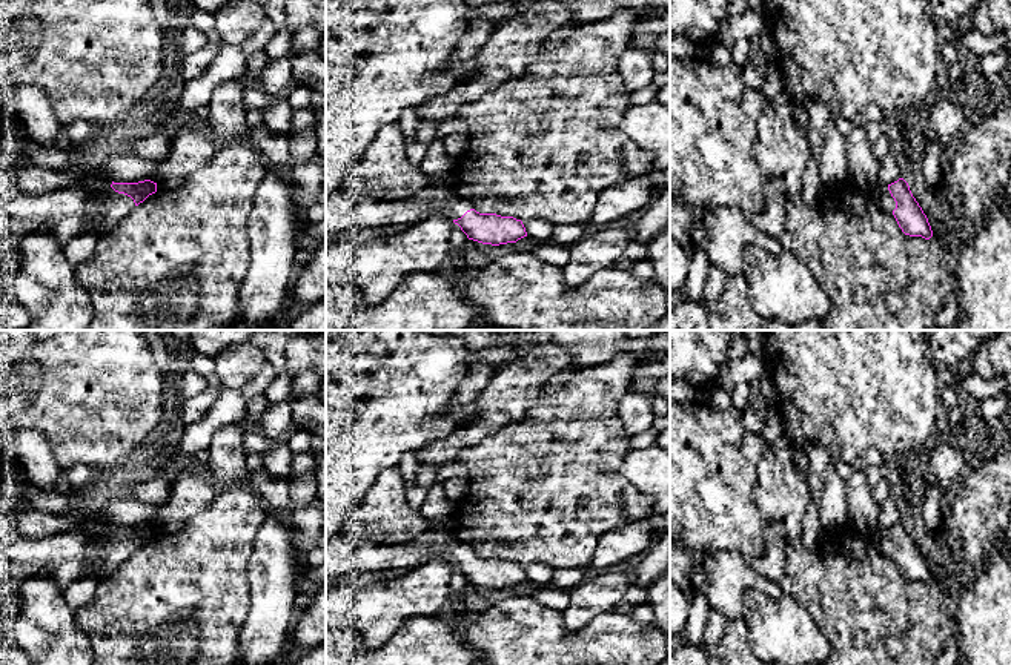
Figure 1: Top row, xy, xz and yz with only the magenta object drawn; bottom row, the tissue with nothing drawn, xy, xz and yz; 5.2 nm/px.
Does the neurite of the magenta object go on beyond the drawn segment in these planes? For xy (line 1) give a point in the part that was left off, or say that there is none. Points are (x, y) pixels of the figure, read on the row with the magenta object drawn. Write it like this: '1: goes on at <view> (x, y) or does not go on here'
1: goes on at xy (94, 208)

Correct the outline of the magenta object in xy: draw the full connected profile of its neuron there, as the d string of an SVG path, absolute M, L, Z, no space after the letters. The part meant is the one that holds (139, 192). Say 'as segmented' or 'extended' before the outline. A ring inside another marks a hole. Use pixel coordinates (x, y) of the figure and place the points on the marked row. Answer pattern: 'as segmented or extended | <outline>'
extended | M151 180L78 183L43 195L18 192L0 200L0 263L14 260L23 237L51 232L63 246L80 233L111 232L157 192Z

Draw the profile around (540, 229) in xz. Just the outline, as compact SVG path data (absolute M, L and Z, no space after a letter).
M524 220L522 221L525 232L529 237L536 238L541 243L545 243L550 240L553 232L553 224L545 220Z

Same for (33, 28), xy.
M22 15L18 18L18 23L20 23L20 26L25 28L23 43L26 46L32 46L38 40L38 35L40 35L40 31L41 31L41 23L38 20L26 17L26 15Z

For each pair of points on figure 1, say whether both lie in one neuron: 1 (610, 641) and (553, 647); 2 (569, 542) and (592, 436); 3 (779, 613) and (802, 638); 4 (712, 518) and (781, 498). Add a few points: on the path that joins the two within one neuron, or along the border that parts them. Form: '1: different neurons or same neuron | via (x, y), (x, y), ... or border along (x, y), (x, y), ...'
1: same neuron | via (596, 647), (567, 647)
2: same neuron | via (572, 516), (572, 463)
3: same neuron | via (784, 619), (796, 631)
4: different neurons | border along (756, 469), (755, 506), (759, 512), (765, 541)

